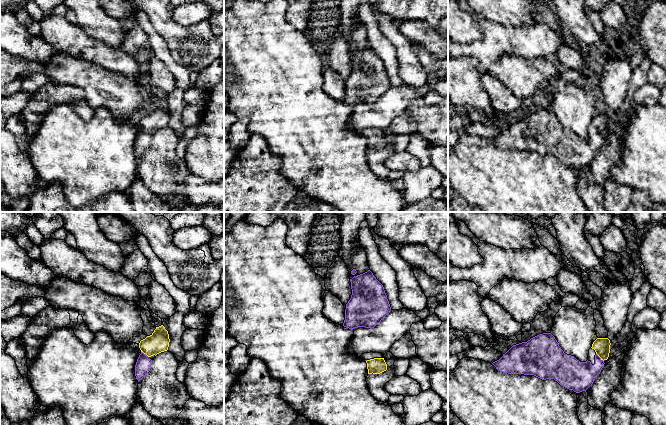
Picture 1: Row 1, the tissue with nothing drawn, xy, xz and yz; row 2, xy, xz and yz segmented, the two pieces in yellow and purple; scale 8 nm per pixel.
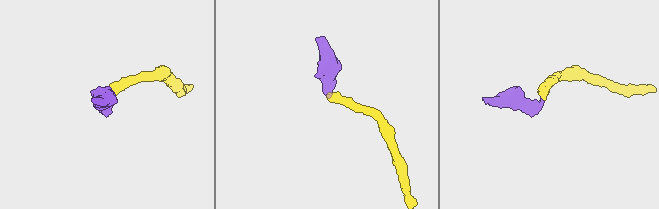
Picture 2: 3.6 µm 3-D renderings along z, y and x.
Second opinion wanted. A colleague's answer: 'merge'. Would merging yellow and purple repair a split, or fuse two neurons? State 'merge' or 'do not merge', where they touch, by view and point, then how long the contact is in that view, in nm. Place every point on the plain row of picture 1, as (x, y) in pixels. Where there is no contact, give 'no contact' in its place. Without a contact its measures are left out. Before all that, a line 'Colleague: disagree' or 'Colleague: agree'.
Colleague: agree
merge; meets yellow in yz at (599, 132); contact 90 nm long

